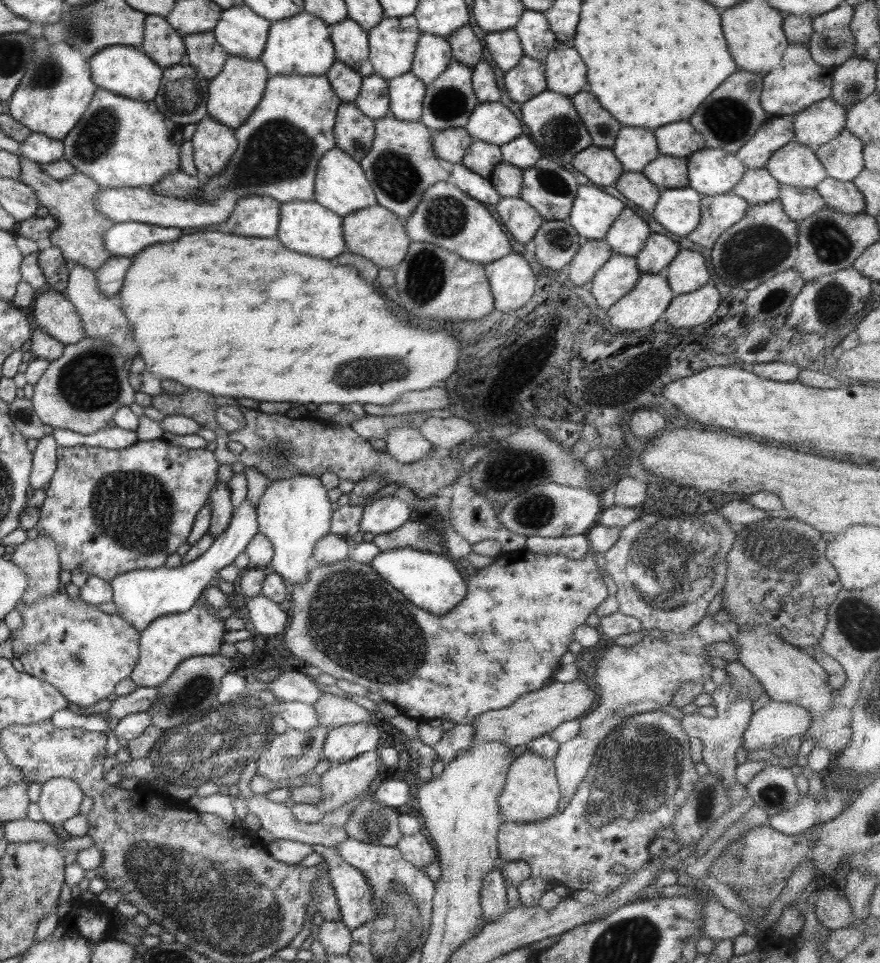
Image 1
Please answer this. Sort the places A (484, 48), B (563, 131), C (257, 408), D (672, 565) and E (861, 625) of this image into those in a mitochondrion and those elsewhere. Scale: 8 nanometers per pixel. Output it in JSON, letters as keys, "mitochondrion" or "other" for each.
{"A":"other","B":"mitochondrion","C":"other","D":"mitochondrion","E":"mitochondrion"}

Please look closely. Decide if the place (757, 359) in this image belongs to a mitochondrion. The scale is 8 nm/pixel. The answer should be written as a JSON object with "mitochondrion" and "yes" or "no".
{"mitochondrion":"no"}

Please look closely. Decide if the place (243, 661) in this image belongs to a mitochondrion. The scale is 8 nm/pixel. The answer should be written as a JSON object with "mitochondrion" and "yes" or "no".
{"mitochondrion":"no"}

